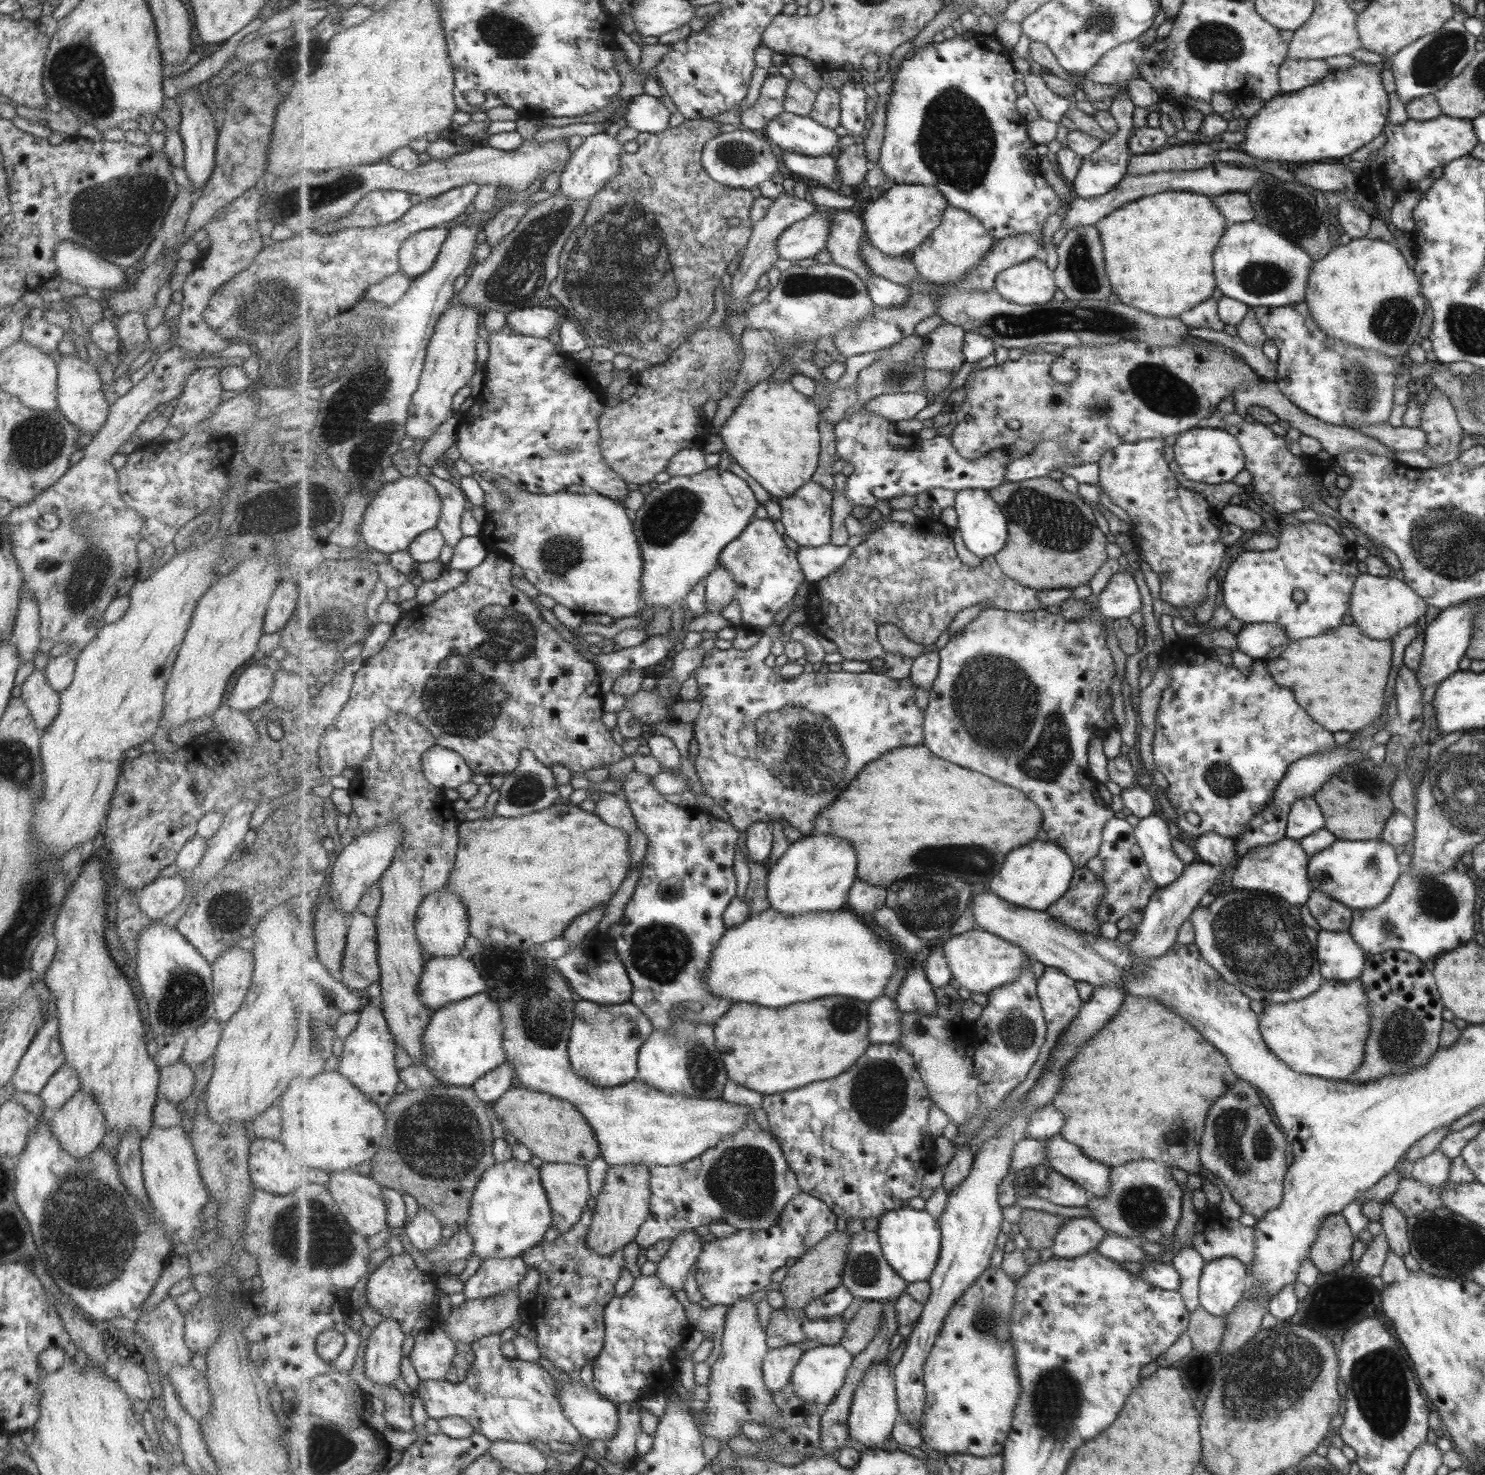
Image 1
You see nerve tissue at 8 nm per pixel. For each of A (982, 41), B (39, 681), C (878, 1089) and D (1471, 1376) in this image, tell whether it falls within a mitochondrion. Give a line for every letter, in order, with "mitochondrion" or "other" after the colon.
A: other
B: other
C: mitochondrion
D: other

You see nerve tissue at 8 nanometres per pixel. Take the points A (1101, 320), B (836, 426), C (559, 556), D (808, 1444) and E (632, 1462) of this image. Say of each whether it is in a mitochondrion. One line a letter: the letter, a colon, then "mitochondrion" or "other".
A: mitochondrion
B: other
C: mitochondrion
D: other
E: other

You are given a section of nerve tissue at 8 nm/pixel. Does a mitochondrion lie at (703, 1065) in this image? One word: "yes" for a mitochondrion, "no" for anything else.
yes

